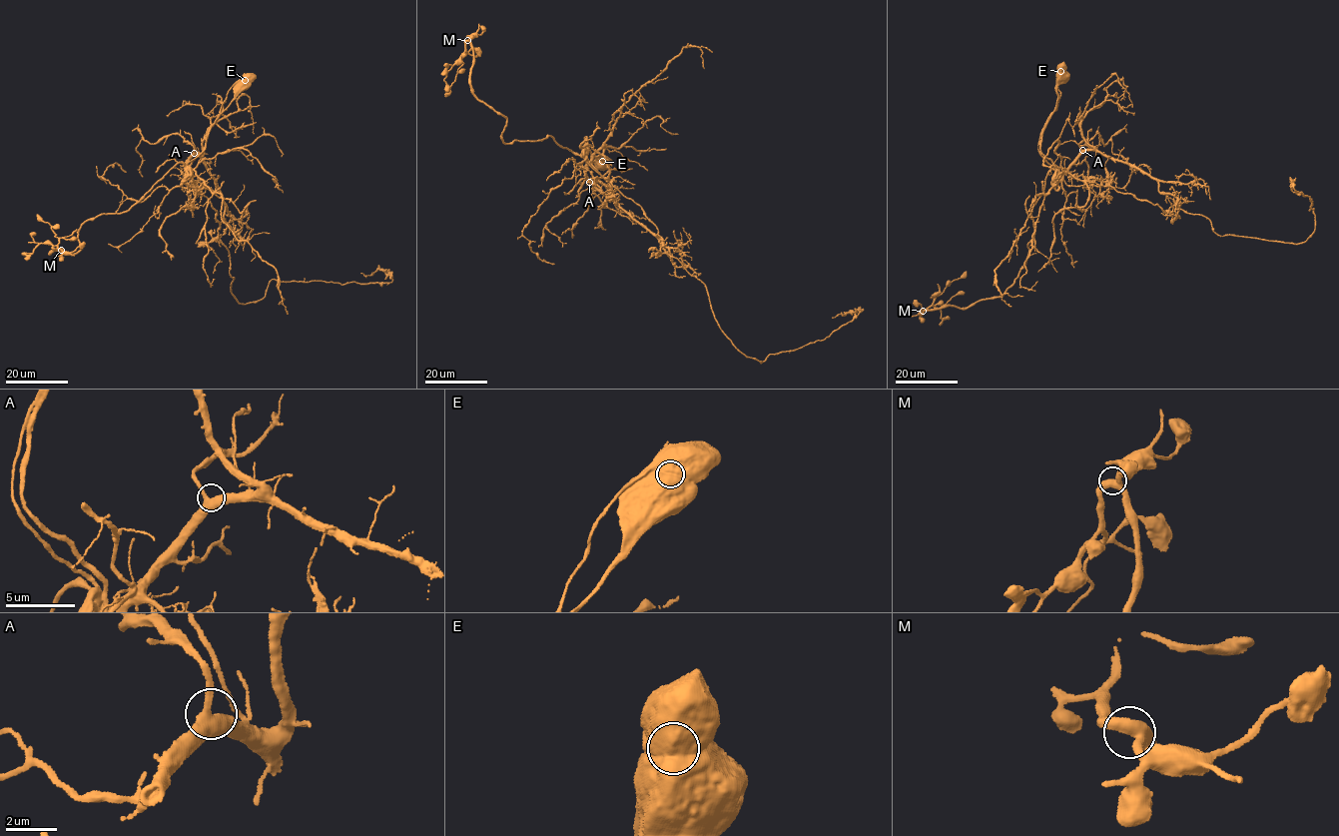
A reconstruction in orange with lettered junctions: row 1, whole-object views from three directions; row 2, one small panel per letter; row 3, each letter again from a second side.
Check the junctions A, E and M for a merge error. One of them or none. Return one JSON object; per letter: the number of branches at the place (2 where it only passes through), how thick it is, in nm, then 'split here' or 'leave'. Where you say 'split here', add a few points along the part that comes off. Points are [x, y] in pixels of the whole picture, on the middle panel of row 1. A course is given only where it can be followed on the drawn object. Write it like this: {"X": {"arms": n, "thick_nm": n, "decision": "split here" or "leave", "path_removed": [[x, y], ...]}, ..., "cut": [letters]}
{"A": {"arms": 3, "thick_nm": 440, "decision": "leave"}, "E": {"arms": 1, "thick_nm": 1500, "decision": "split here", "path_removed": [[602, 162], [586, 136], [586, 162], [641, 208], [746, 356], [824, 340], [862, 309], [832, 318]]}, "M": {"arms": 3, "thick_nm": 420, "decision": "leave"}, "cut": ["E"]}

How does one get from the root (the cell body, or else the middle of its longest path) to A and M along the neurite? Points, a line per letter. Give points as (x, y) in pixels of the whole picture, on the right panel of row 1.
A: (1062, 75), (1058, 78), (1056, 106), (1043, 131), (1040, 150), (1062, 173), (1082, 150)
M: (1062, 75), (1040, 147), (1056, 171), (1048, 172), (1032, 207), (1034, 236), (1018, 276), (1000, 296), (923, 311)

